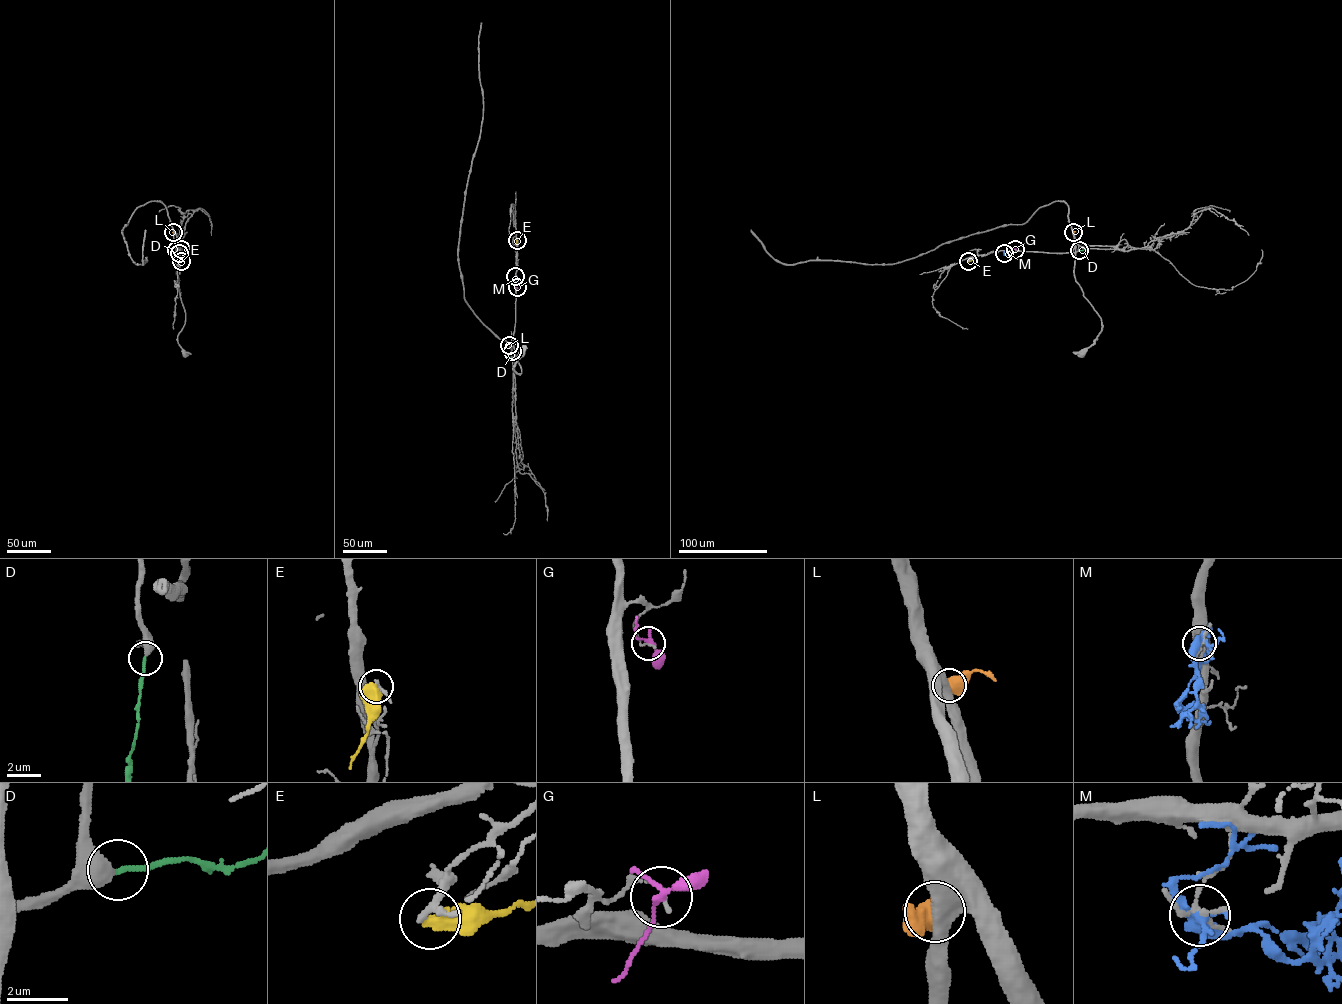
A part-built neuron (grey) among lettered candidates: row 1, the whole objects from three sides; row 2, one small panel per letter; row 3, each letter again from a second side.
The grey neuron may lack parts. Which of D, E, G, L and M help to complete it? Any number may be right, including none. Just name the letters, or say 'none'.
D

